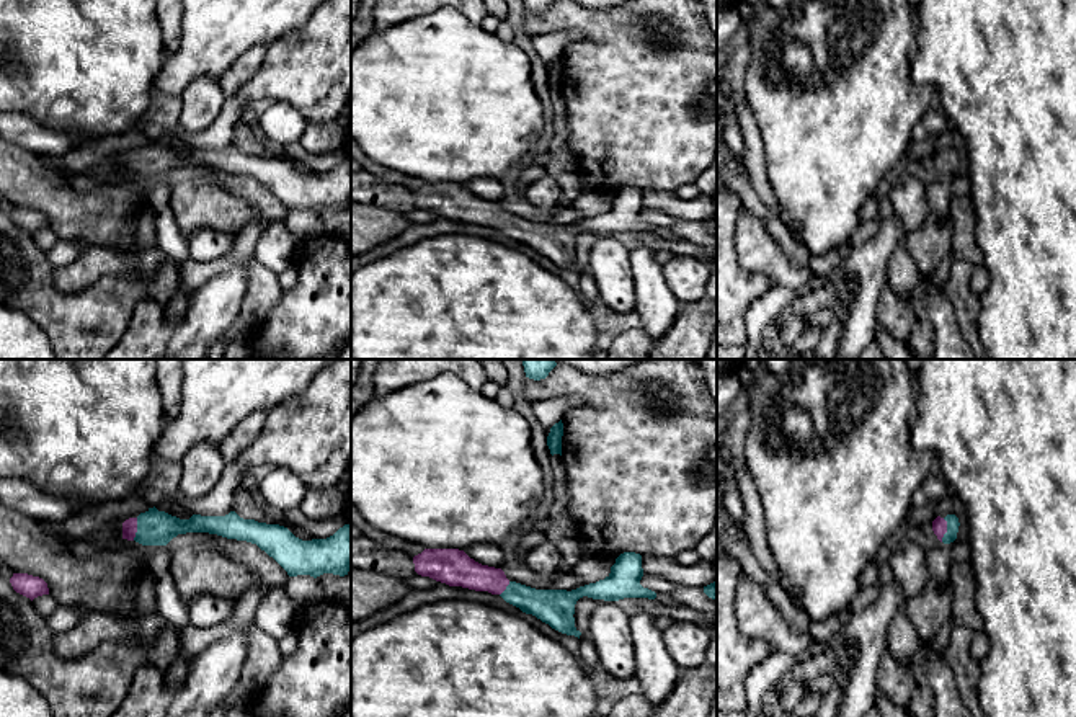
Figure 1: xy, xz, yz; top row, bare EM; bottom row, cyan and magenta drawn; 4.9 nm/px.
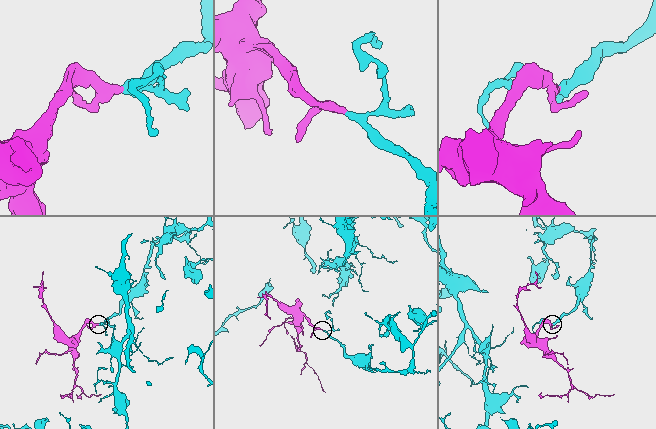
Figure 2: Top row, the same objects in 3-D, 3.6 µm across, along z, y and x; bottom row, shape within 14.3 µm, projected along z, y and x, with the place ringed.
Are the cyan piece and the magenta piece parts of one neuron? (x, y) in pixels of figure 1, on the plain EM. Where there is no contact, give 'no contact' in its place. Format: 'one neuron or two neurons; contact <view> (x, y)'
one neuron; contact yz (947, 164)

